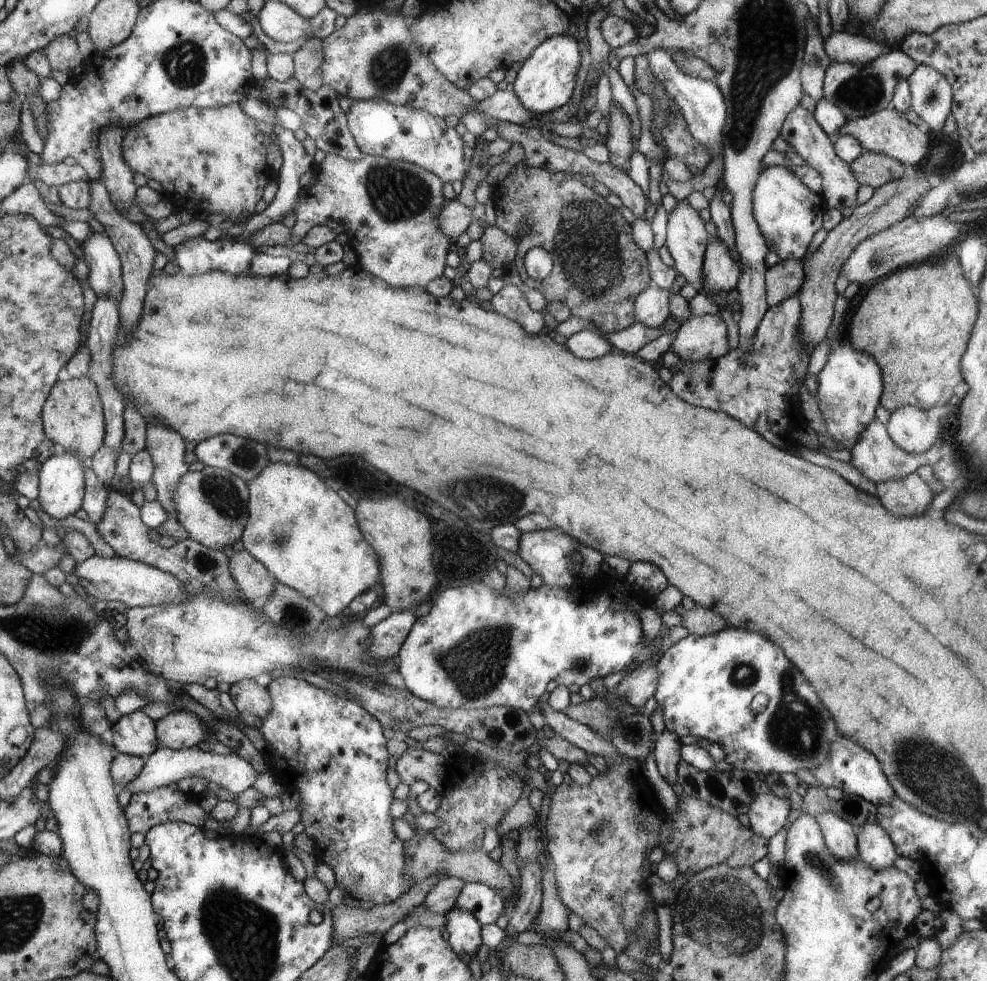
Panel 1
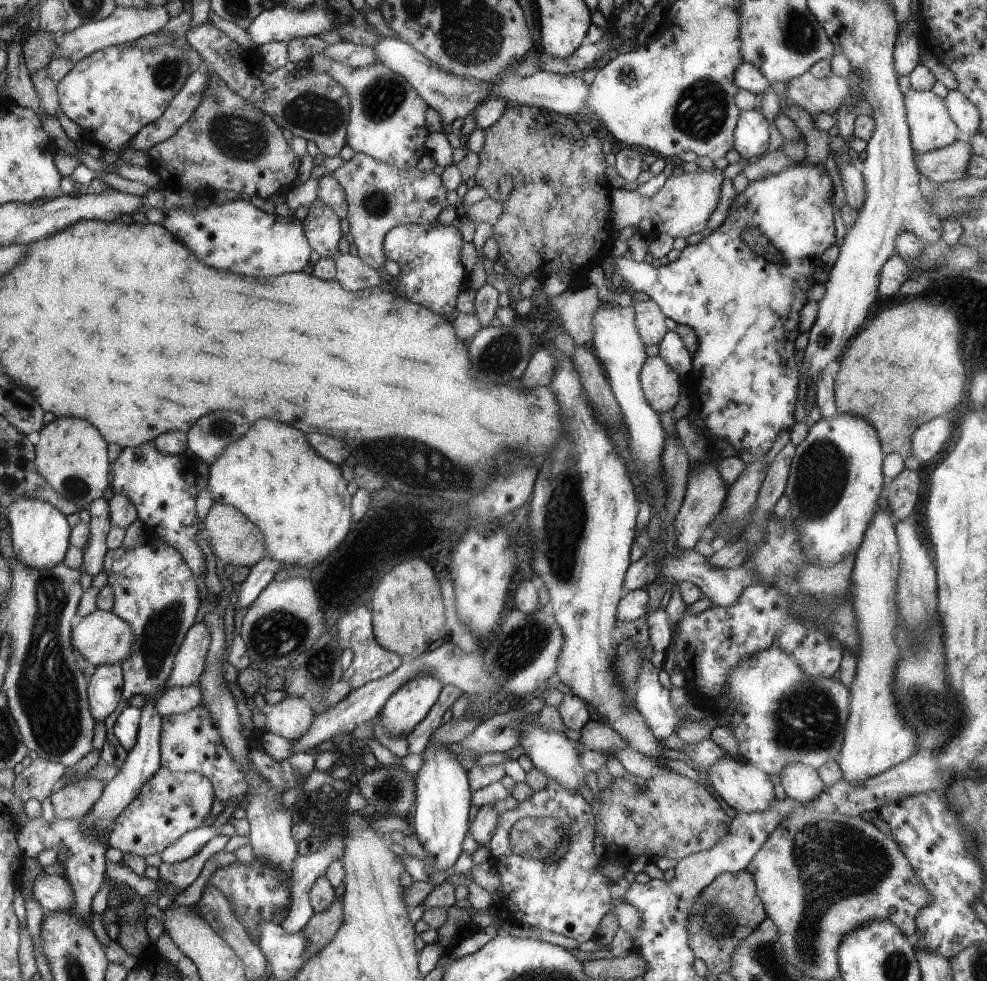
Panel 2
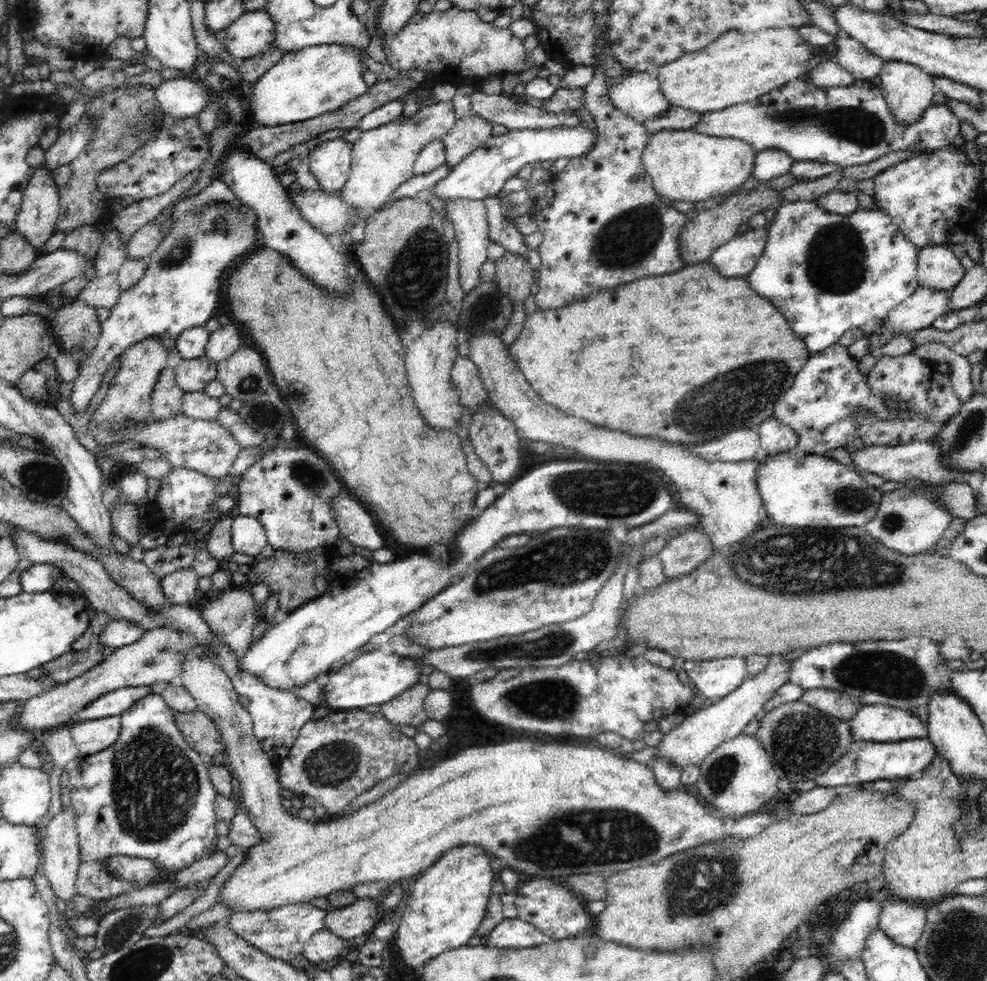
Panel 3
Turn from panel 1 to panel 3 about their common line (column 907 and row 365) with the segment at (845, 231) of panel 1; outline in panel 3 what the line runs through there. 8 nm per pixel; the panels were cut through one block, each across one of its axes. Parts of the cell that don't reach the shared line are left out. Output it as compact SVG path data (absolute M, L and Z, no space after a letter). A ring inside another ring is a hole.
M206 355L198 358L182 359L176 368L176 384L185 393L203 391L210 380L216 378L217 363Z

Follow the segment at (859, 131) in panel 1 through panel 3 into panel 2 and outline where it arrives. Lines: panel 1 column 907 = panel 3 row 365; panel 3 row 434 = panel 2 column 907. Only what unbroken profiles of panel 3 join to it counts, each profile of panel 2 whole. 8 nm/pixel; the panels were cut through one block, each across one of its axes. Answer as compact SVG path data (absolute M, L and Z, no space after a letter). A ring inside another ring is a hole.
M910 89L905 96L909 123L913 135L913 147L919 154L944 148L956 141L957 124L952 120L945 100L932 91Z

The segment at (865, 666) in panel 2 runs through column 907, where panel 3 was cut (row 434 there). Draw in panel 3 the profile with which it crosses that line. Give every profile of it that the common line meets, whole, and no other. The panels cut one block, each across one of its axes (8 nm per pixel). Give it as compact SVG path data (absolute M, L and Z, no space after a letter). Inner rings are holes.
M750 427L733 428L708 441L682 447L708 462L740 462L756 458L760 446L757 427Z

